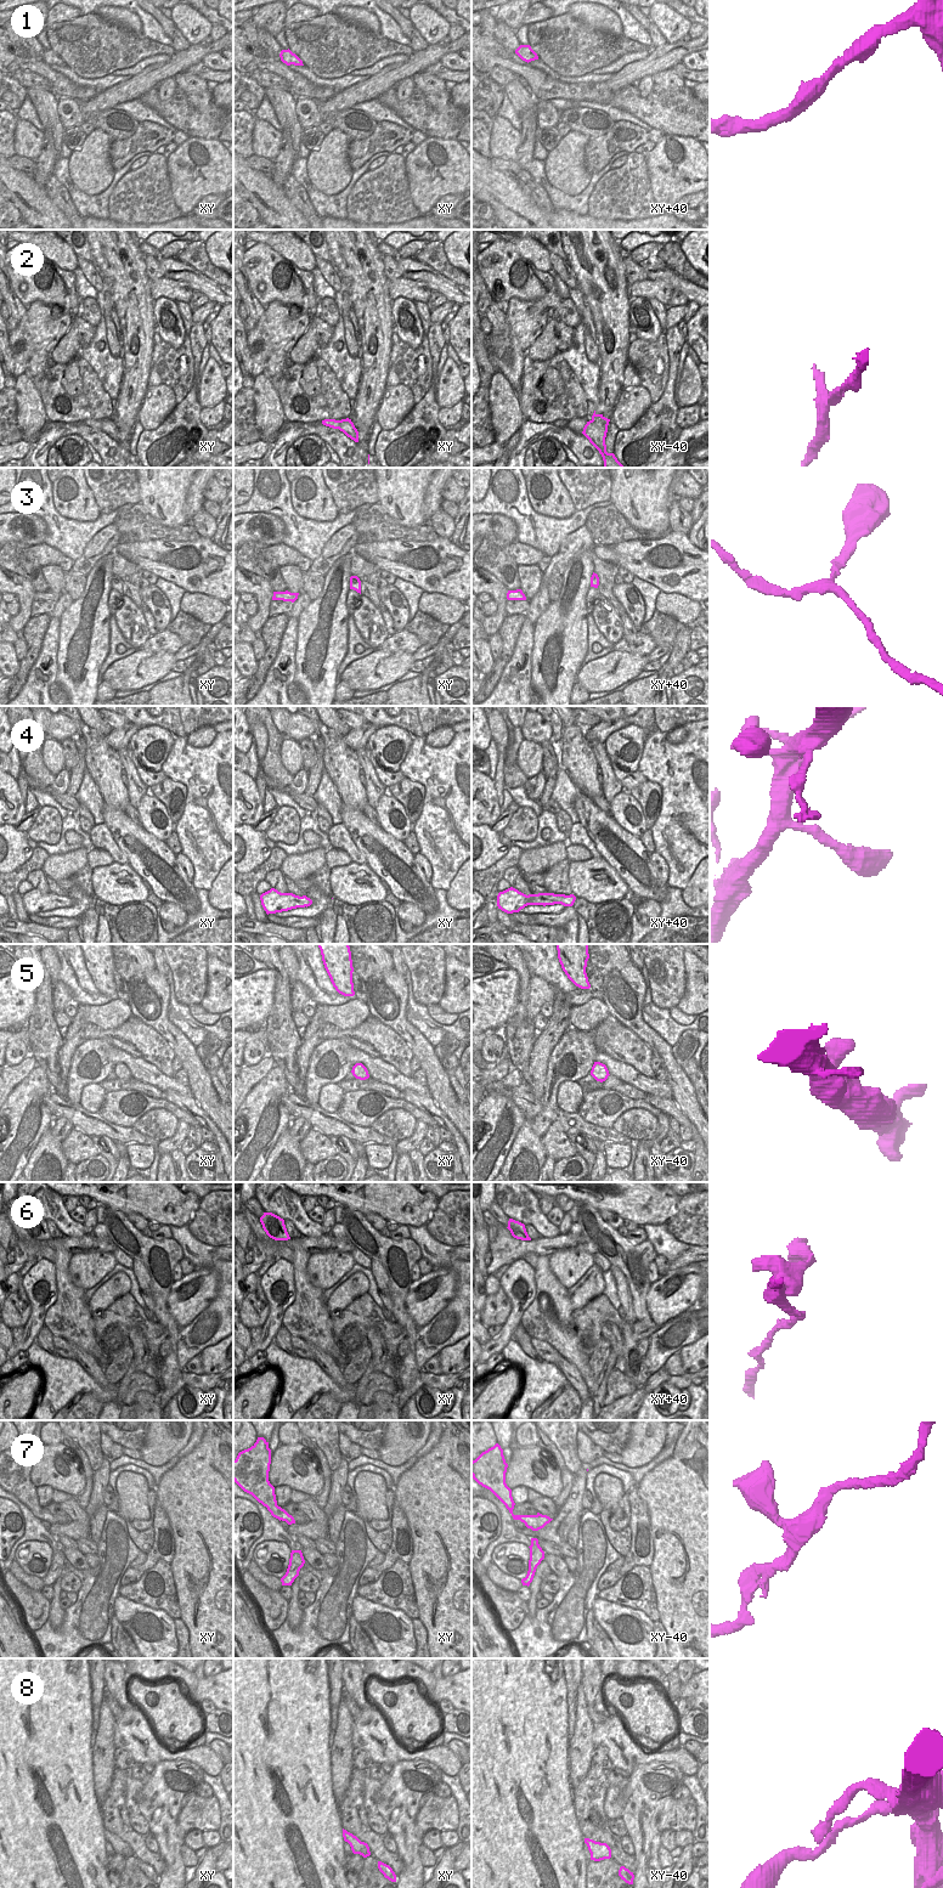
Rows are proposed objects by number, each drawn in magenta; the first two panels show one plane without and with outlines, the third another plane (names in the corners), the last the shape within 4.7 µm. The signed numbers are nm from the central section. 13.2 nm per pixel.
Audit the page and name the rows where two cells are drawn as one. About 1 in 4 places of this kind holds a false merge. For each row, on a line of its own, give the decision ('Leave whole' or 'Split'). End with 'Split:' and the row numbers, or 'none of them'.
1: Leave whole
2: Leave whole
3: Leave whole
4: Leave whole
5: Leave whole
6: Leave whole
7: Leave whole
8: Leave whole
Split: none of them.

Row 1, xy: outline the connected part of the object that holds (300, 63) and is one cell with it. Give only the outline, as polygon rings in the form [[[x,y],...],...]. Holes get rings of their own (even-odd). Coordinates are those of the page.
[[[289,49],[282,50],[279,53],[281,61],[286,63],[287,66],[294,64],[294,66],[304,66],[303,61],[293,53]]]

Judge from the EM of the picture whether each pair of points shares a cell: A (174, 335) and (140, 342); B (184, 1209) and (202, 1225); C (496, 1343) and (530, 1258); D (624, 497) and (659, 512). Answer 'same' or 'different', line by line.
A: different
B: different
C: different
D: same

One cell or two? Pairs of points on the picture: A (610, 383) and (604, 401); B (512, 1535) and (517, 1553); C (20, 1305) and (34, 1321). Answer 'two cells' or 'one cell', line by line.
A: one cell
B: two cells
C: two cells

